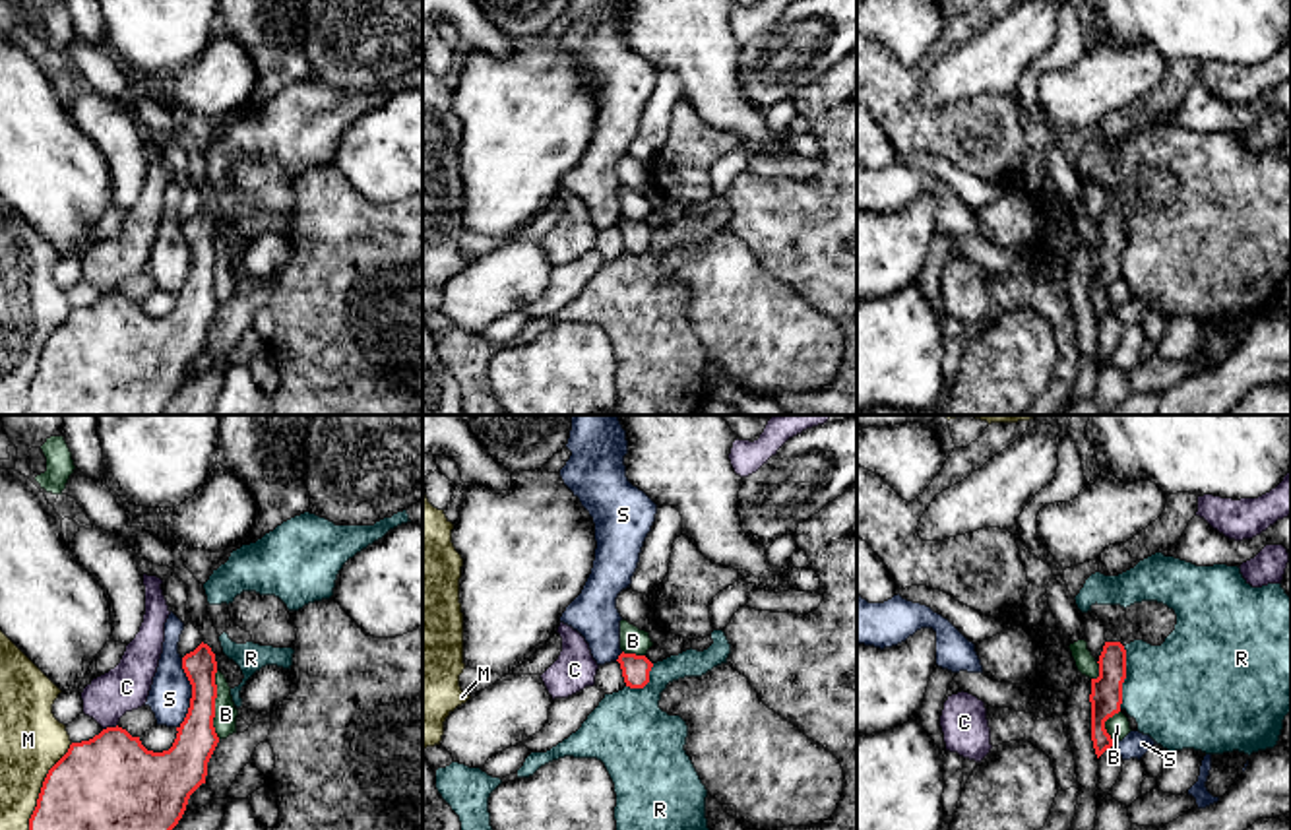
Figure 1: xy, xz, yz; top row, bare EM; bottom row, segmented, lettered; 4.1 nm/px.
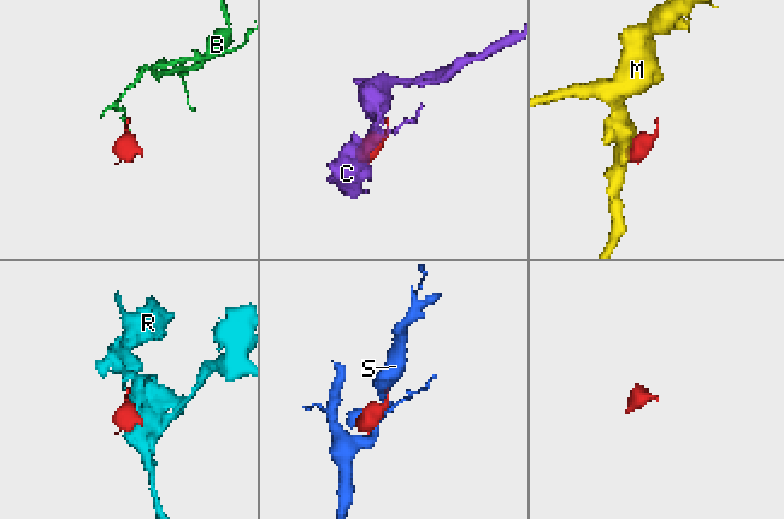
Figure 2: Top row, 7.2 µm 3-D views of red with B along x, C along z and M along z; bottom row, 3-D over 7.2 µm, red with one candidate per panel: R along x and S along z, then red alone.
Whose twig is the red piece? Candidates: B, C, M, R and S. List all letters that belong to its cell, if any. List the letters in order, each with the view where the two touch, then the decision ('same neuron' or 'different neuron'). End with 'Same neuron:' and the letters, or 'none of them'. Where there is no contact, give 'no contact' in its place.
B: contact in xy; different neuron
C: contact in xy; different neuron
M: contact in xy; different neuron
R: contact in yz; different neuron
S: contact in xy; different neuron
Same neuron: none of them

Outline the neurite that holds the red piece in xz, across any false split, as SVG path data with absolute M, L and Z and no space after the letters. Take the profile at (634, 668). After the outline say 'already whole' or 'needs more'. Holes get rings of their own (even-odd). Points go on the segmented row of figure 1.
M620 654L618 659L626 686L644 688L649 683L653 663L646 655Z; already whole

